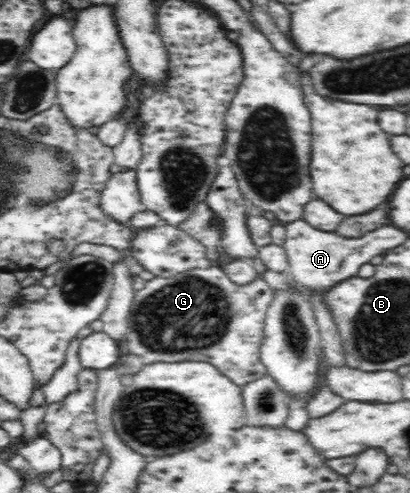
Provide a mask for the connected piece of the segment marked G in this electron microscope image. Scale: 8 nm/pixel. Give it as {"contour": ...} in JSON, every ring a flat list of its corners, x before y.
{"contour":[[211,266,206,269,194,268,176,277,155,276,147,281,142,289,135,291,123,349,127,353,144,357,144,347,146,347,152,351,172,353,172,361,194,359,194,361,208,362,222,369,236,385,246,385,258,379,260,375,266,374,266,368,262,365,259,354,264,337,267,308,270,307,273,297,274,289,270,288,265,280,256,278,250,283,238,285,230,281,220,266]]}

